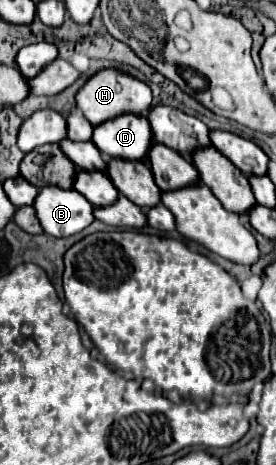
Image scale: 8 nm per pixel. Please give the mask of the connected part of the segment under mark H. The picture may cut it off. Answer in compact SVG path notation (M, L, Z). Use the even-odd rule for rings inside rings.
M102 69L94 73L76 93L76 105L92 125L98 125L120 113L146 115L150 109L150 103L152 103L150 87L144 81L138 81L136 77L124 71L116 71L116 69Z

